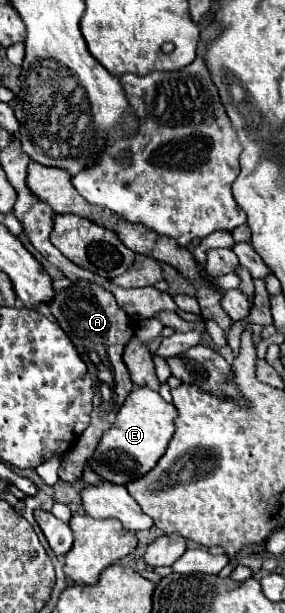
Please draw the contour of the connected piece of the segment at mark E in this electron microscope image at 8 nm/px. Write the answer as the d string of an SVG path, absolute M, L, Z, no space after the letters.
M135 387L119 409L115 425L109 429L109 433L103 435L95 455L89 461L89 467L97 471L105 481L117 485L127 485L129 481L149 473L149 469L153 469L155 463L163 457L175 433L175 419L177 409L173 403L167 403L153 389Z

